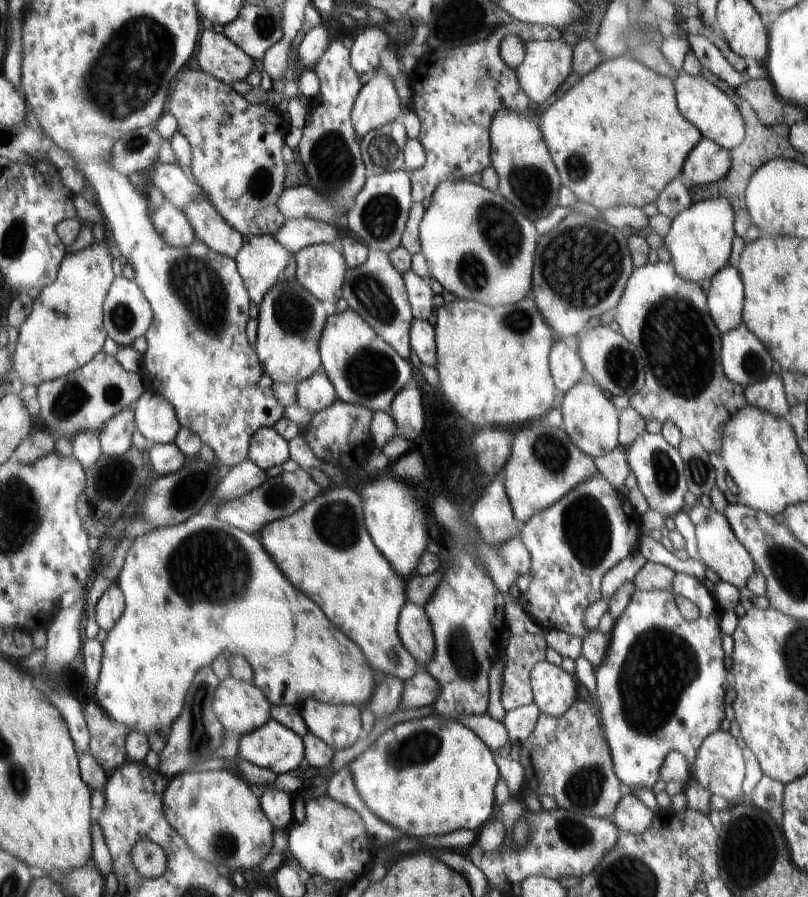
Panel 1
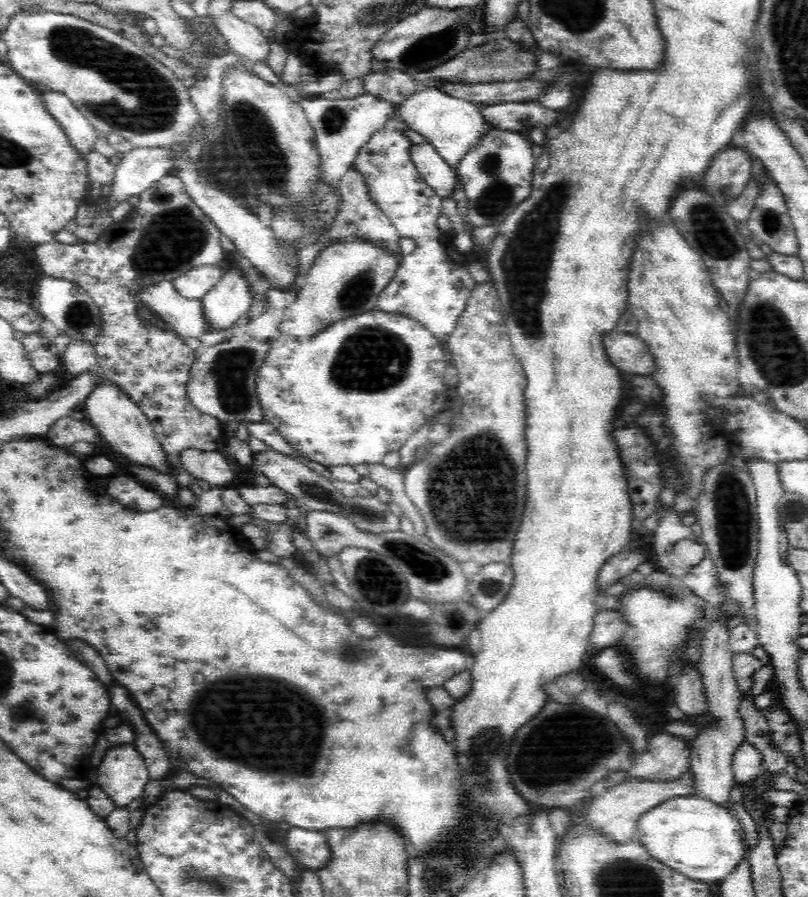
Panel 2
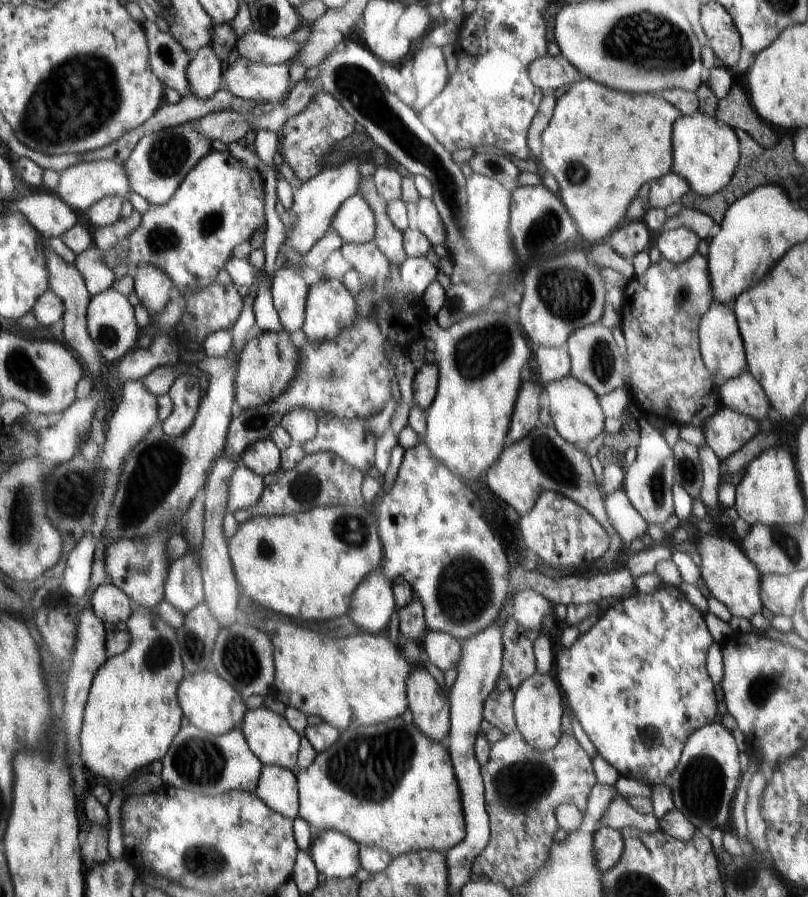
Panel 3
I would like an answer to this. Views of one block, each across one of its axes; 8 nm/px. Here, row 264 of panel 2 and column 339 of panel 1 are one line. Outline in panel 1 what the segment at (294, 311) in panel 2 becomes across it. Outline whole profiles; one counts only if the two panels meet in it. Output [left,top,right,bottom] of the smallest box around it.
[320,309,412,413]

